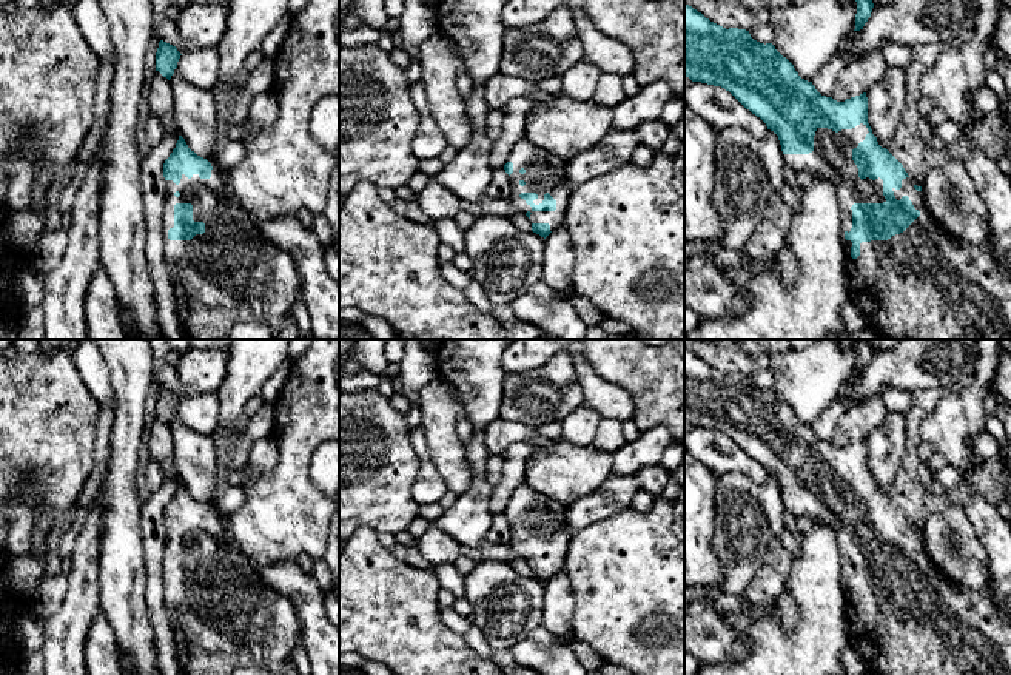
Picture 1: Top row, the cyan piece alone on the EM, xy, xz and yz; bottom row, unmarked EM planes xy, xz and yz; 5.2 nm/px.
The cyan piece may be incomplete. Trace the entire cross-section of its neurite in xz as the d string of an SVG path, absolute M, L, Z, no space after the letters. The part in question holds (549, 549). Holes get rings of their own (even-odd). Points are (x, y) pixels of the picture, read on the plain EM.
M522 482L504 510L513 552L524 558L532 576L547 583L564 570L572 533L566 527L567 505L541 495Z

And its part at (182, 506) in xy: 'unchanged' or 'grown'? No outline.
grown

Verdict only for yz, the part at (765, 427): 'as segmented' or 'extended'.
extended

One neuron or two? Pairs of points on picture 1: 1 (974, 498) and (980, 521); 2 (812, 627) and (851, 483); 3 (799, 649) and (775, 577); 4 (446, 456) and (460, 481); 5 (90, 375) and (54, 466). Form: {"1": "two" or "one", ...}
{"1": "one", "2": "two", "3": "two", "4": "one", "5": "two"}

